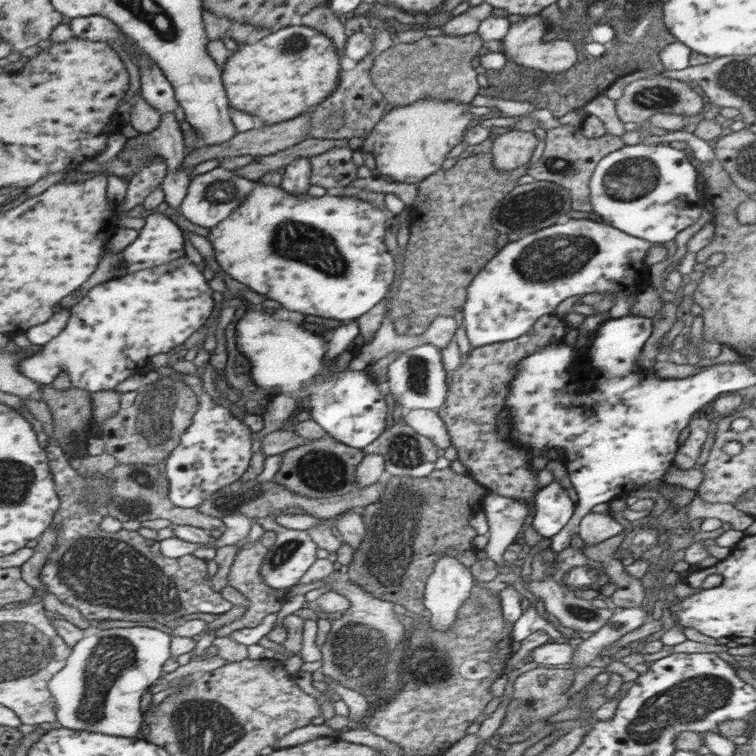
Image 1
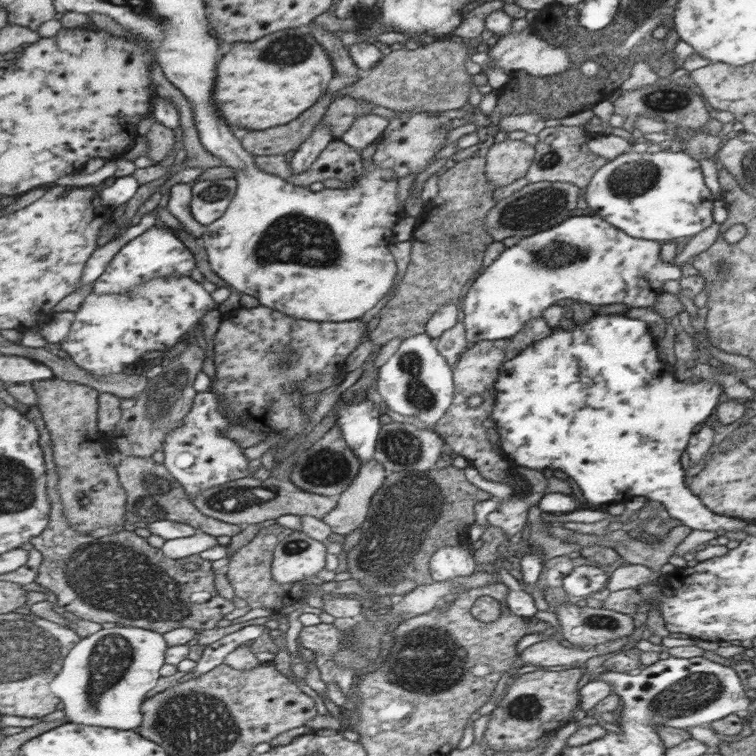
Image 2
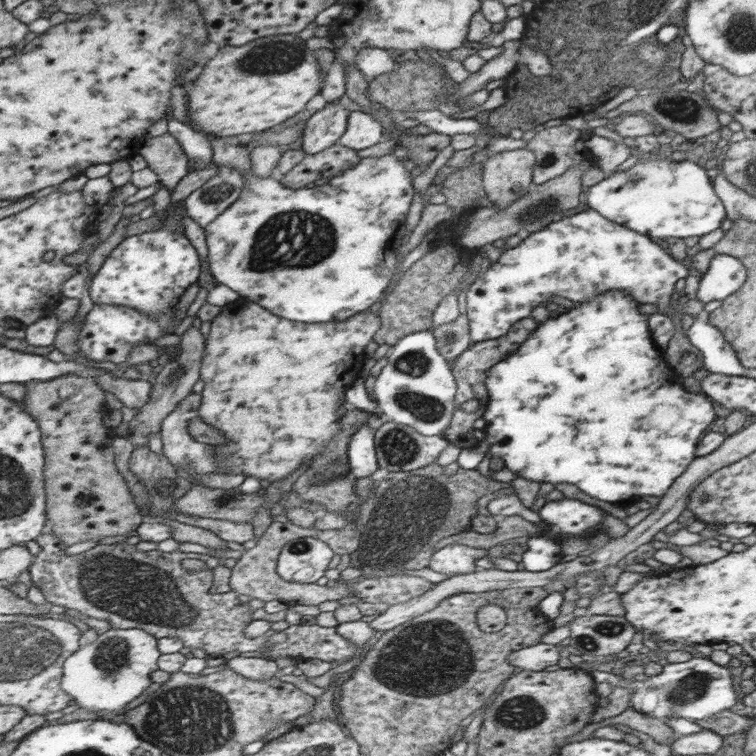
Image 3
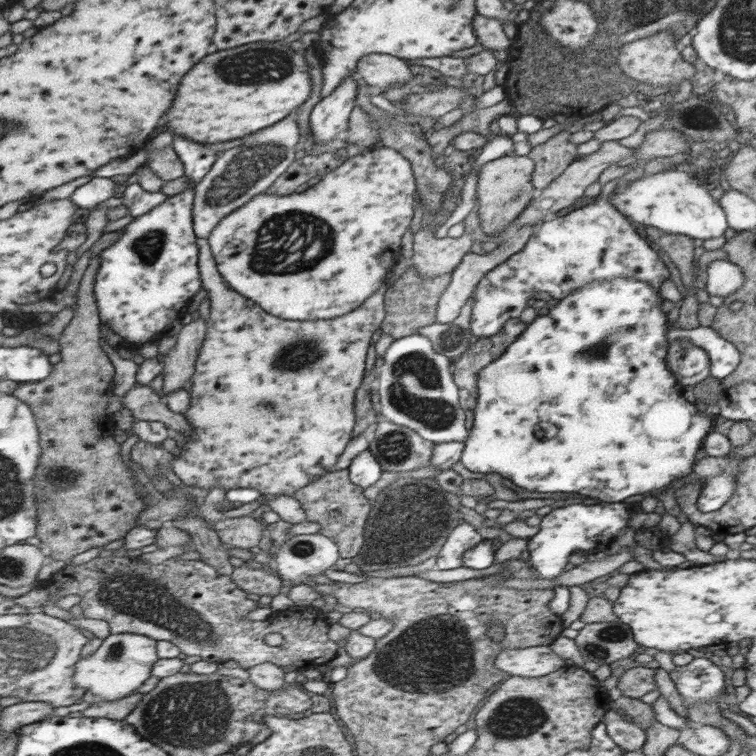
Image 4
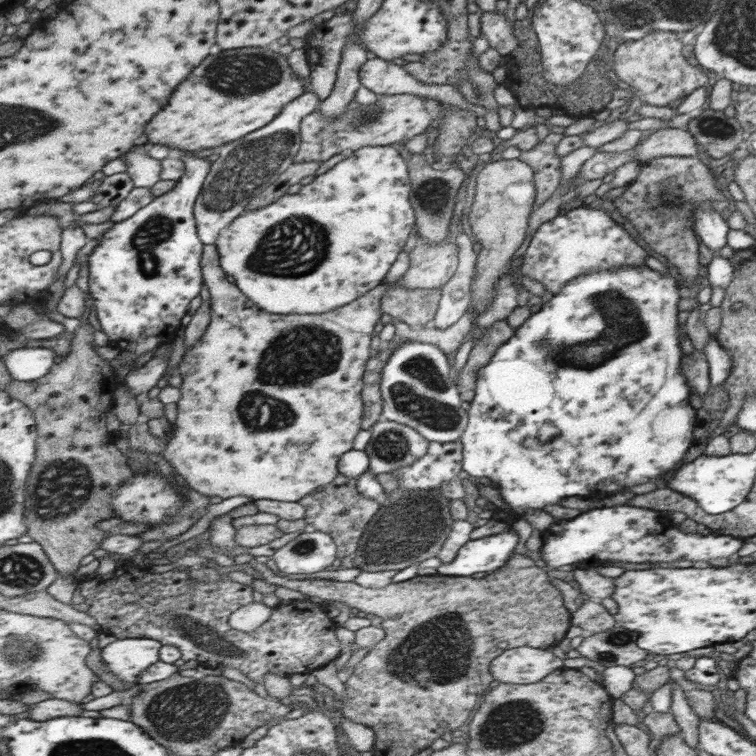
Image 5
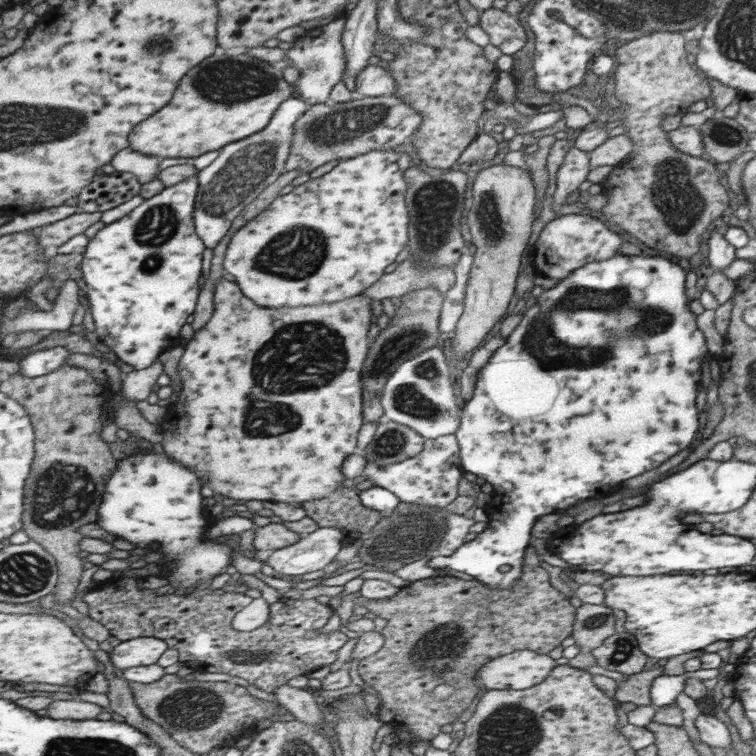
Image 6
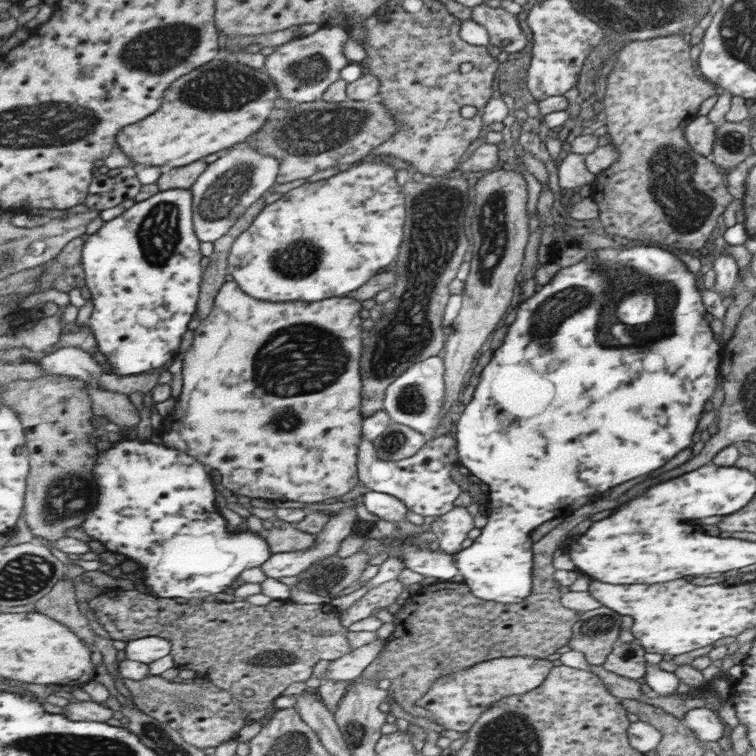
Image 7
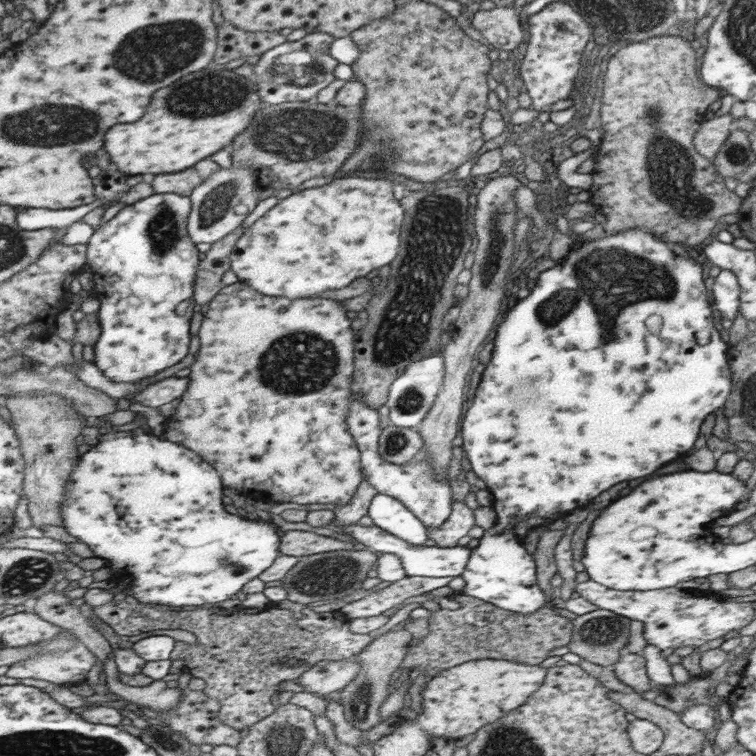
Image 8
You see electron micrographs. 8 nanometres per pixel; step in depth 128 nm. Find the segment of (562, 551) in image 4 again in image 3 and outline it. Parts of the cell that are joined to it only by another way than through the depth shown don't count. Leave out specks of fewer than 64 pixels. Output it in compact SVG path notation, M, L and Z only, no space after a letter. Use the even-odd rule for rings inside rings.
M558 500L550 501L546 503L539 512L541 520L543 520L548 526L545 526L546 530L555 534L554 537L548 536L536 536L529 537L528 550L522 555L522 564L524 570L528 572L542 572L550 570L553 566L560 563L560 559L563 556L560 547L560 537L564 534L570 534L570 536L582 536L589 537L593 535L590 533L590 528L598 526L604 522L605 512L598 510L596 506L590 506L590 504L584 504L584 502L578 502L578 500Z

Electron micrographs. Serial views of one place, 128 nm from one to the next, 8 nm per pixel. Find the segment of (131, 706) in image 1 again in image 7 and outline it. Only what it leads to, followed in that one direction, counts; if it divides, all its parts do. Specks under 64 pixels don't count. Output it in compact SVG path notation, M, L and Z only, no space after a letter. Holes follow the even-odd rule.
M158 635L139 636L127 640L125 647L126 659L150 664L164 658L170 652L170 641Z

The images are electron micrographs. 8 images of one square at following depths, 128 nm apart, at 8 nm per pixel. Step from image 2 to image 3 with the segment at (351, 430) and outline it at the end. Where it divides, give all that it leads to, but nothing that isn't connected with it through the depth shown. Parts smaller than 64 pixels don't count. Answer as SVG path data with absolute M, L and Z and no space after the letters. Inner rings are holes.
M376 421L363 422L348 445L350 476L355 479L372 477L378 470L374 433Z

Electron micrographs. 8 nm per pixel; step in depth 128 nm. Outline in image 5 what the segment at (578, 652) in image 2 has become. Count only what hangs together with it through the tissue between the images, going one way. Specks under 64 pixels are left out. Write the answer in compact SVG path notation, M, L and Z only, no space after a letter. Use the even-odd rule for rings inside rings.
M552 647L507 648L491 661L490 673L496 684L534 684L563 667L564 660L556 657L552 651Z

